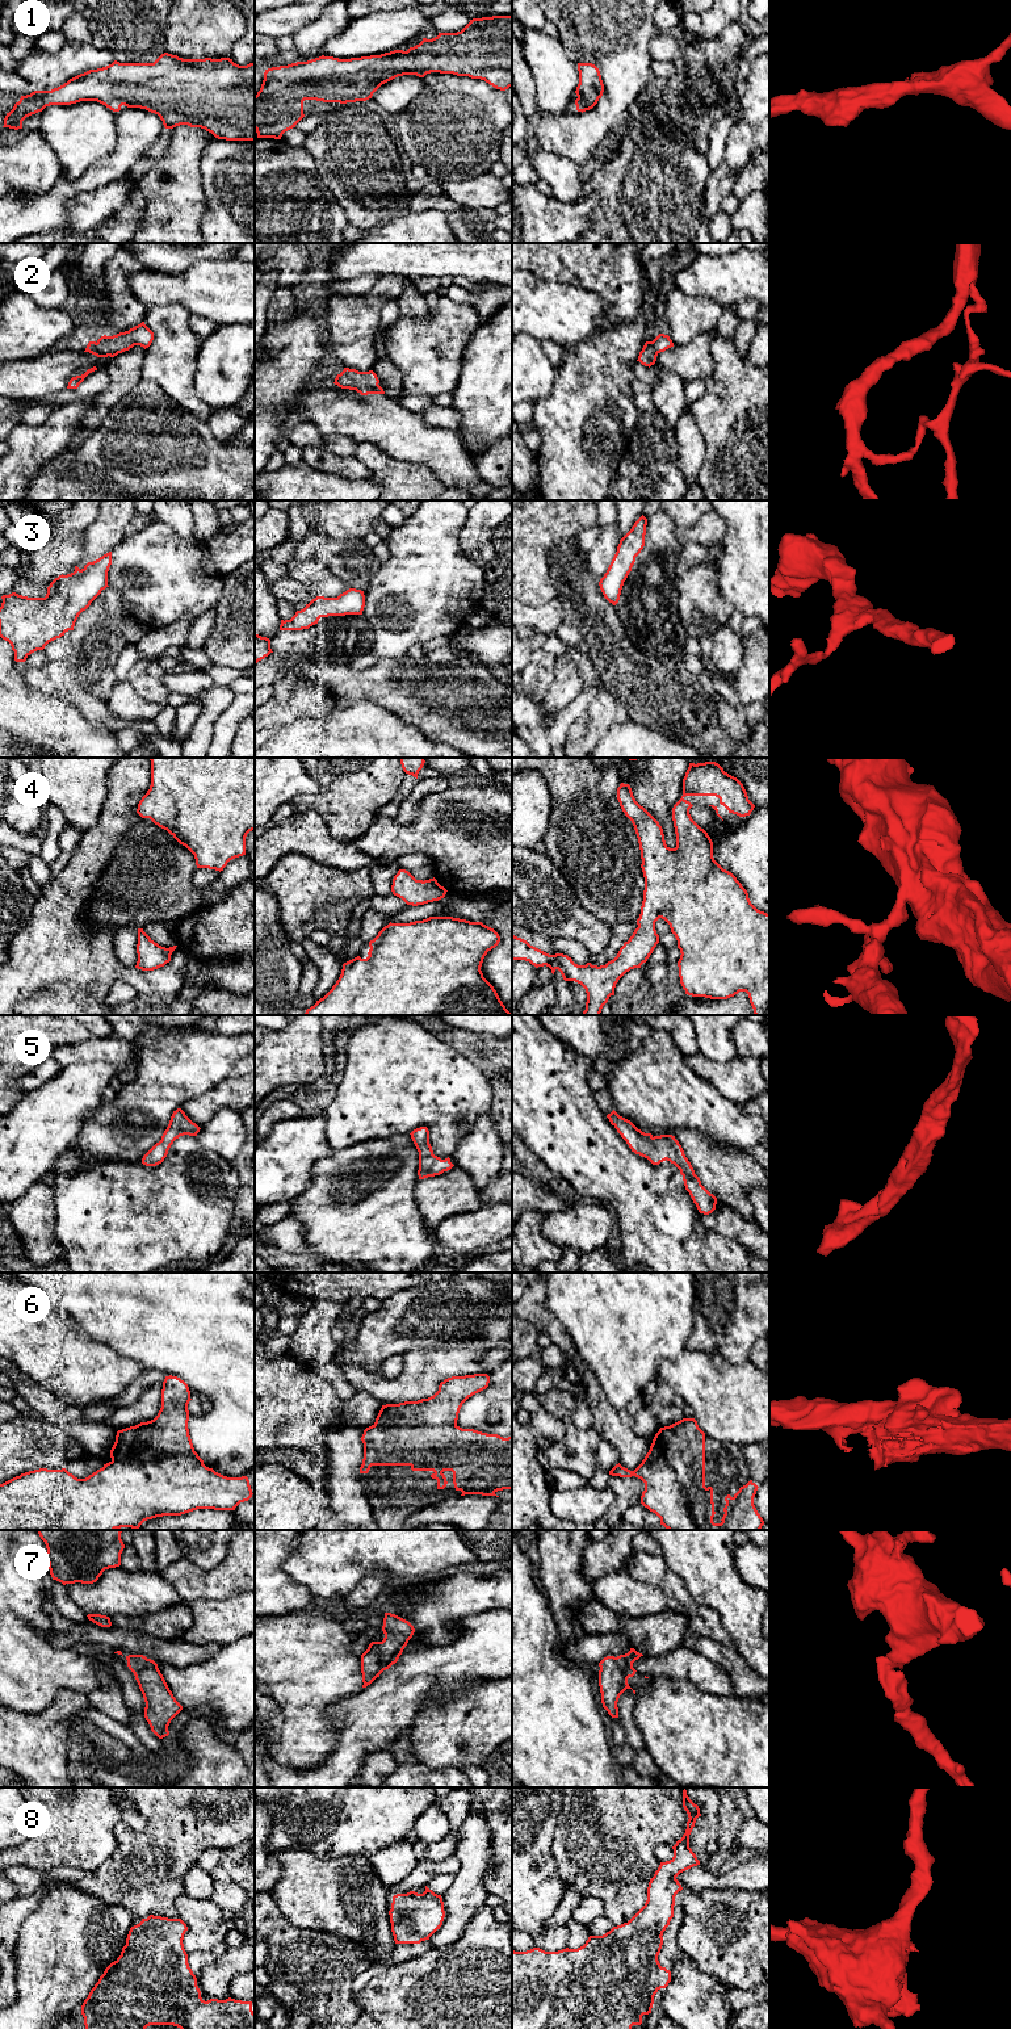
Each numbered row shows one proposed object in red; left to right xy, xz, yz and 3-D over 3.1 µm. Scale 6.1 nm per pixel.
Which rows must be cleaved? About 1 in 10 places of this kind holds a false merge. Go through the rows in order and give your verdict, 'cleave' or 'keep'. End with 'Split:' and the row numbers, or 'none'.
1: keep
2: keep
3: keep
4: keep
5: keep
6: keep
7: keep
8: keep
Split: none

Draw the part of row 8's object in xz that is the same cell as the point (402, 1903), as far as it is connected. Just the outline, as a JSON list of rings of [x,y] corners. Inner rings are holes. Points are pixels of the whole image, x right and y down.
[[[425,1886],[423,1894],[394,1895],[389,1915],[395,1944],[420,1944],[442,1925],[444,1902]]]

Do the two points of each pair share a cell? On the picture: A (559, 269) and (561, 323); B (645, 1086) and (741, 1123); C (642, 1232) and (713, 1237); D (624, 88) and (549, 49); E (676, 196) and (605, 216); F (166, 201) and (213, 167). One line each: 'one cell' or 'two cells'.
A: two cells
B: one cell
C: two cells
D: two cells
E: one cell
F: two cells

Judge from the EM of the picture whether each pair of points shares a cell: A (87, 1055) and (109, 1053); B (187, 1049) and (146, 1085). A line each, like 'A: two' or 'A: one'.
A: one
B: one

